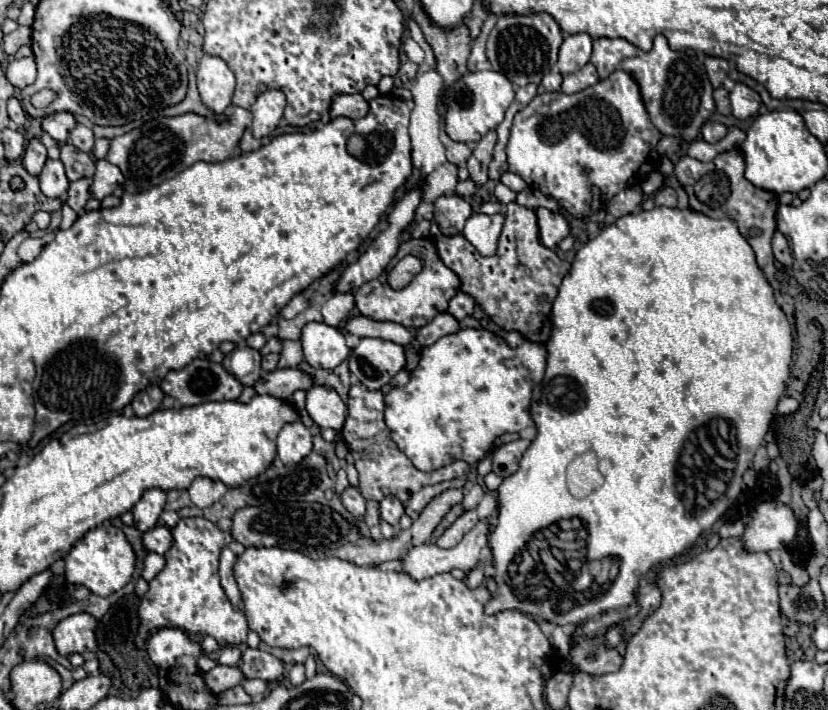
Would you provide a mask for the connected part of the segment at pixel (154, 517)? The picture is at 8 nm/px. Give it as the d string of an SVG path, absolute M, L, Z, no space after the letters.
M150 488L142 494L142 498L134 504L134 526L140 532L148 532L158 522L158 516L162 514L166 504L166 492L160 488Z

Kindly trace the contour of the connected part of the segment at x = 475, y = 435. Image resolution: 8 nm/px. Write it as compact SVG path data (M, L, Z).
M464 328L456 334L440 338L436 344L422 350L416 370L410 372L410 382L402 388L392 388L384 398L386 426L392 432L392 440L422 472L444 468L456 460L476 464L486 456L486 452L490 452L498 436L506 432L520 432L522 428L534 424L528 406L532 398L532 386L544 376L546 356L548 352L544 344L524 340L518 348L510 348L504 338L488 330Z

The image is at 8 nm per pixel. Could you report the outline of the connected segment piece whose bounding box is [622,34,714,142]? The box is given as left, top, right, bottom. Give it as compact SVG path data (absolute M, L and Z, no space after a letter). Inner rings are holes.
M662 34L654 38L650 52L640 52L634 58L622 60L622 70L638 82L652 124L666 136L682 136L686 142L690 142L700 134L700 126L714 112L714 88L706 76L702 60L670 50Z

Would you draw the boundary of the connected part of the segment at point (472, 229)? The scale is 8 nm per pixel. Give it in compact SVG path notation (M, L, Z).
M472 214L462 230L462 236L482 254L492 256L498 248L498 236L504 226L502 214Z

